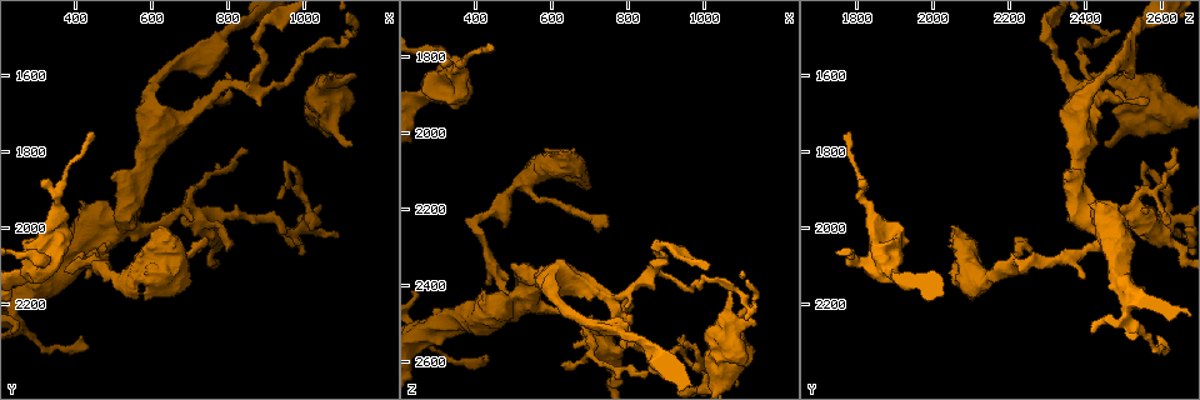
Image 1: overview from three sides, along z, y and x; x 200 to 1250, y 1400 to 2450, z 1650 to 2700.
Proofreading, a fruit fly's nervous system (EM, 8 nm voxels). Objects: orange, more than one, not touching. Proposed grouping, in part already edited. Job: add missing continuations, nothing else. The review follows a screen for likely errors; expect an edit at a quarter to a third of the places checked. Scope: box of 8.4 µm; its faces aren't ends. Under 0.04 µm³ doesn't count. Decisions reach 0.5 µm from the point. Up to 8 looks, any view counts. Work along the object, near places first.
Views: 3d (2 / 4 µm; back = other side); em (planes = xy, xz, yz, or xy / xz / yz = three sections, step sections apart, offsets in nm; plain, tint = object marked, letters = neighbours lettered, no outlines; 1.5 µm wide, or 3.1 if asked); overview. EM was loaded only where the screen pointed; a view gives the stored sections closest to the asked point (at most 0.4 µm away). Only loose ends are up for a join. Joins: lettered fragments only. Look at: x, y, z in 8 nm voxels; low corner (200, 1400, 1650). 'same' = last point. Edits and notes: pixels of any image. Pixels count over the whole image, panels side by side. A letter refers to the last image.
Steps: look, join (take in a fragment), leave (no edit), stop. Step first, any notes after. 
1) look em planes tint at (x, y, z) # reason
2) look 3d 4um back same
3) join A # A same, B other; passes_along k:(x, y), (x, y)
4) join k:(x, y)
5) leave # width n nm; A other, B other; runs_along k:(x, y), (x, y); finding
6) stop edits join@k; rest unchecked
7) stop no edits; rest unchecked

look 3d 4um at (1130, 1600, 2490) # thick end

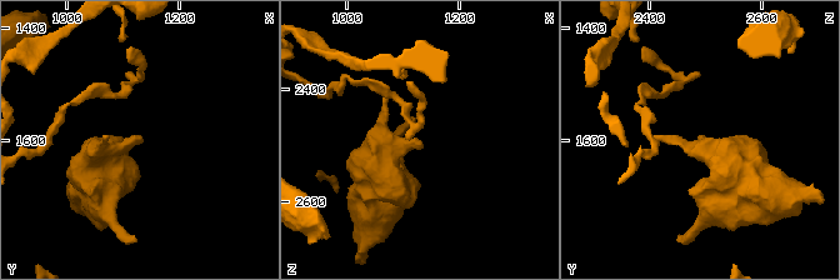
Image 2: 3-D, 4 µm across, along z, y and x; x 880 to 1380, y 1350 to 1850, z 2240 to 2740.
look em xz step 4 letters at (1130, 1595, 2495) # need the tissue

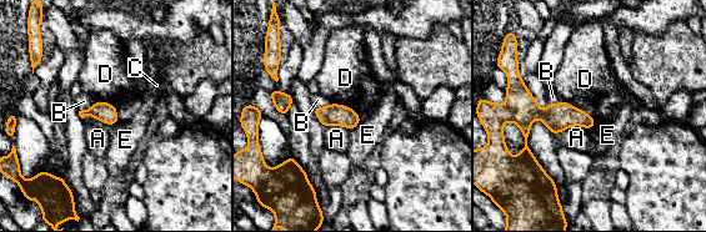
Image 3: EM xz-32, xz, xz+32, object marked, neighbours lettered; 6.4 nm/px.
look em xy step 8 letters same

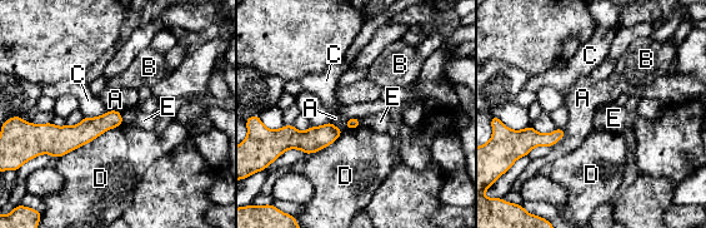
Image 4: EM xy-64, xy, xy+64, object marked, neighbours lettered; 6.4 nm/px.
leave # longest_contact D 480 nm; A other, B other, C other, D other, E other; none of them fits

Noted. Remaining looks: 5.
look em planes letters at (365, 2045, 1915) # stops while still wide

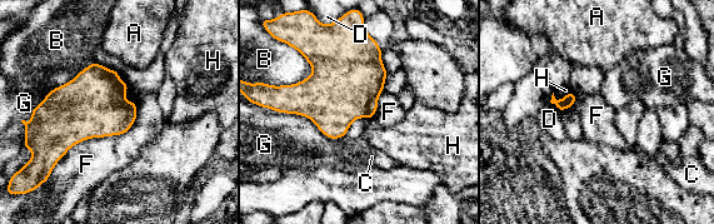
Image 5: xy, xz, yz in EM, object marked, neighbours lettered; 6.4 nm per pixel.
leave # A other, B other, C other, D other, F other, G other, H other; none of them fits

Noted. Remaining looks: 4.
look 3d 2um at (405, 2290, 2585) # tapers out

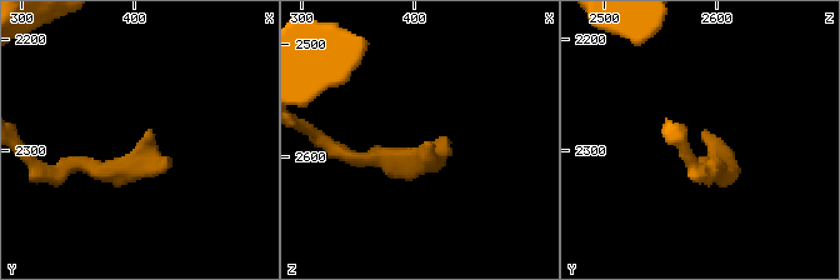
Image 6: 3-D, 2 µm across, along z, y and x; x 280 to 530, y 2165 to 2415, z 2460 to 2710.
look em xz step 4 letters at (406, 2286, 2588)

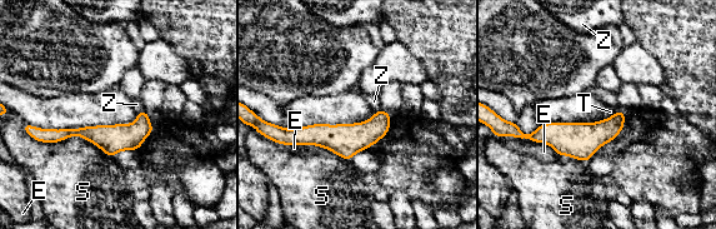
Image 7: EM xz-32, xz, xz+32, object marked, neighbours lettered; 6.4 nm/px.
look em planes letters same # cut it another way

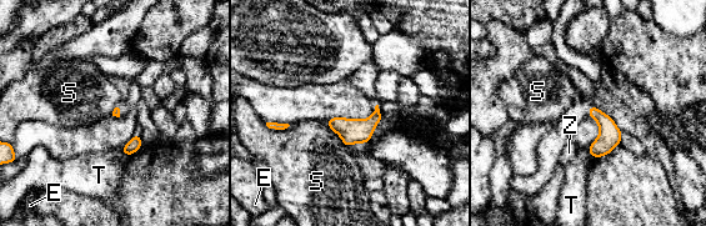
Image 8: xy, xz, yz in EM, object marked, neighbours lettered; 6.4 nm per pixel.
leave # E other, S other, T other, Z other; border 8:(326, 120), (326, 124), (349, 146); no lettered fragment goes on from it

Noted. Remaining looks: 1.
stop no edits; rest unchecked

